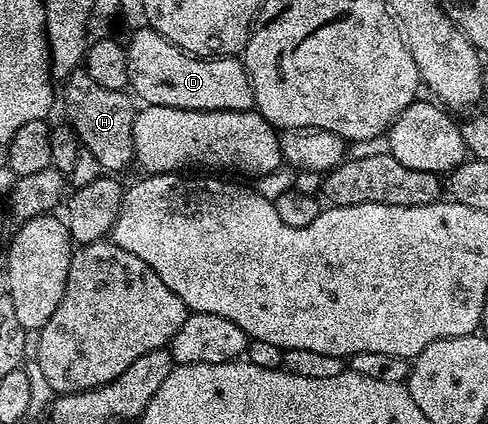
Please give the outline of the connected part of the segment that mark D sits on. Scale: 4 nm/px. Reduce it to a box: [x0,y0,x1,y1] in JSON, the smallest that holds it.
[127,27,254,111]

